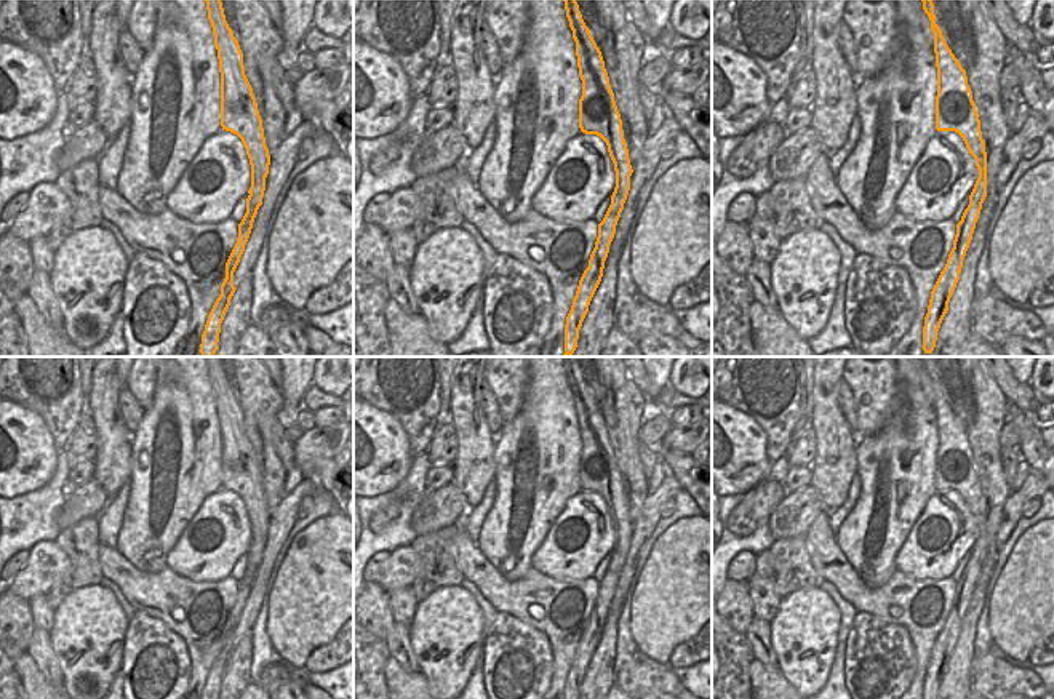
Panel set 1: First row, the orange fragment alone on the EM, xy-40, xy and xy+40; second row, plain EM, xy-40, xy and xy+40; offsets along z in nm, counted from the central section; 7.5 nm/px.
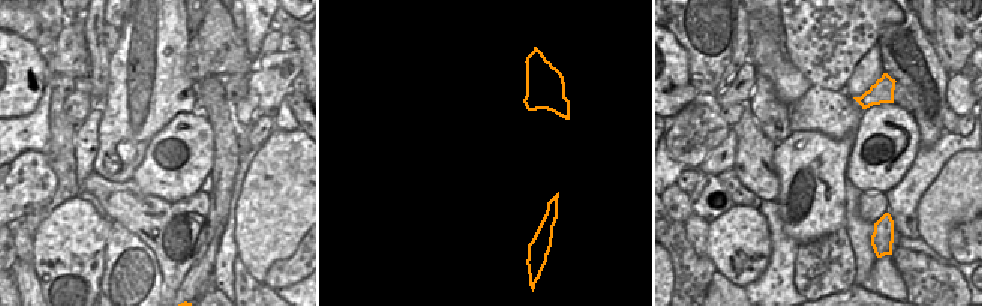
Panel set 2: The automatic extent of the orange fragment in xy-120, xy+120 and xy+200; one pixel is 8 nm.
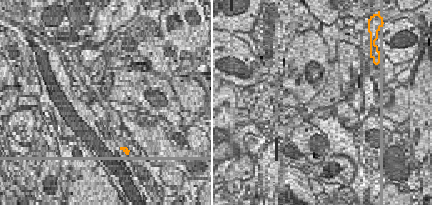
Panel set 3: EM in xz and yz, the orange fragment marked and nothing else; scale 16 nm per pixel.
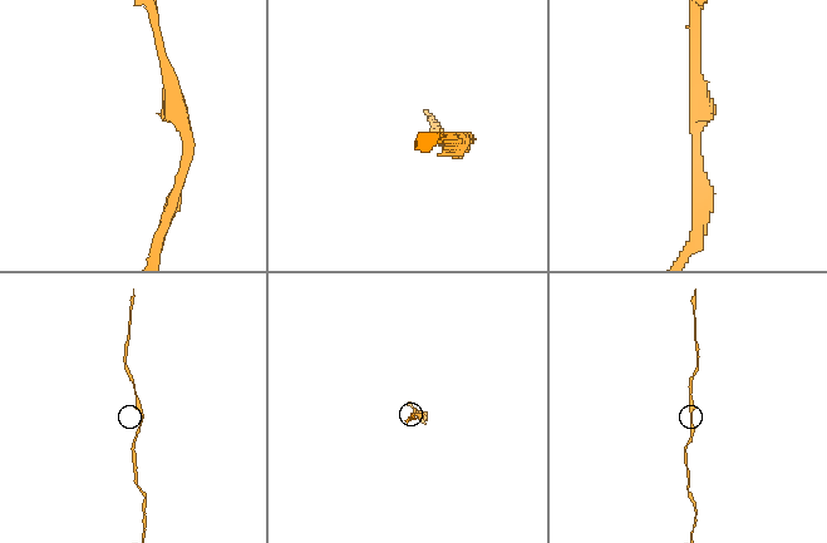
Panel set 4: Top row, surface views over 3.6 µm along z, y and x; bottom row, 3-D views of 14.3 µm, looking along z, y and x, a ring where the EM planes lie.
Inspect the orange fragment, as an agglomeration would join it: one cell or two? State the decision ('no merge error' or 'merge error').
no merge error

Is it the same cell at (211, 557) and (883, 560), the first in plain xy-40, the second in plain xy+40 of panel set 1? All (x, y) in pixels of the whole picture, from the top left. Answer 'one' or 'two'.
two

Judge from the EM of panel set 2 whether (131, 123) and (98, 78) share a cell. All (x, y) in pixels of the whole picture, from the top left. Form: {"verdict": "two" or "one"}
{"verdict": "two"}

